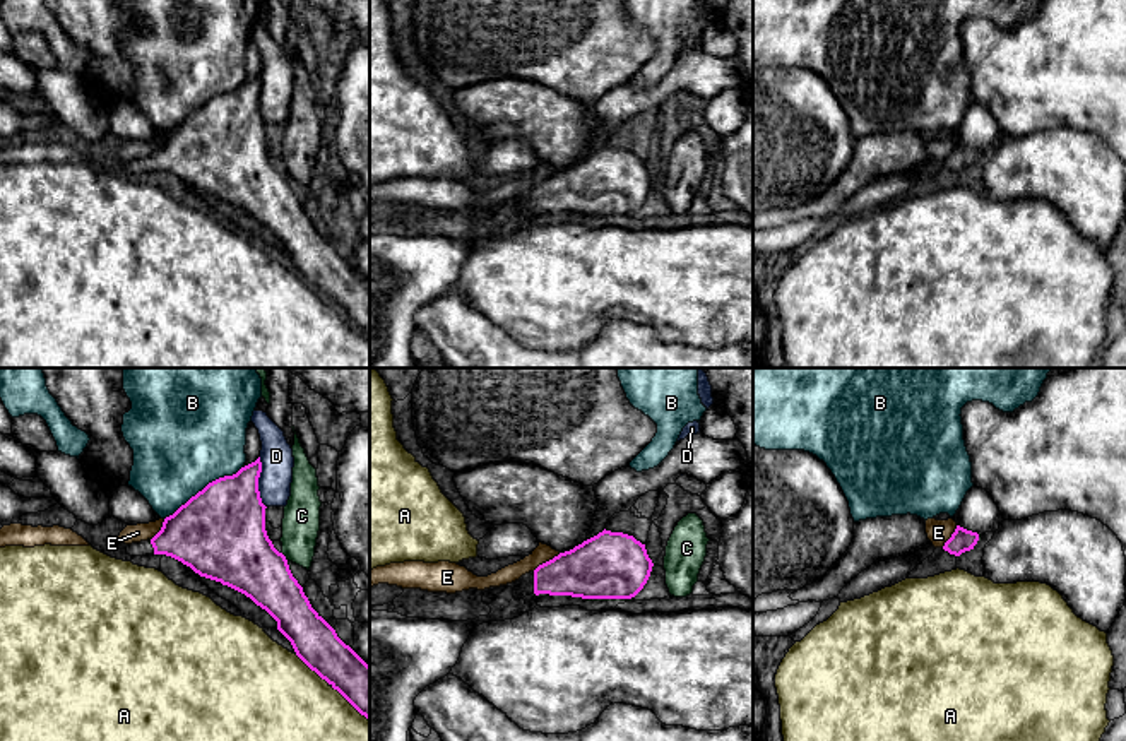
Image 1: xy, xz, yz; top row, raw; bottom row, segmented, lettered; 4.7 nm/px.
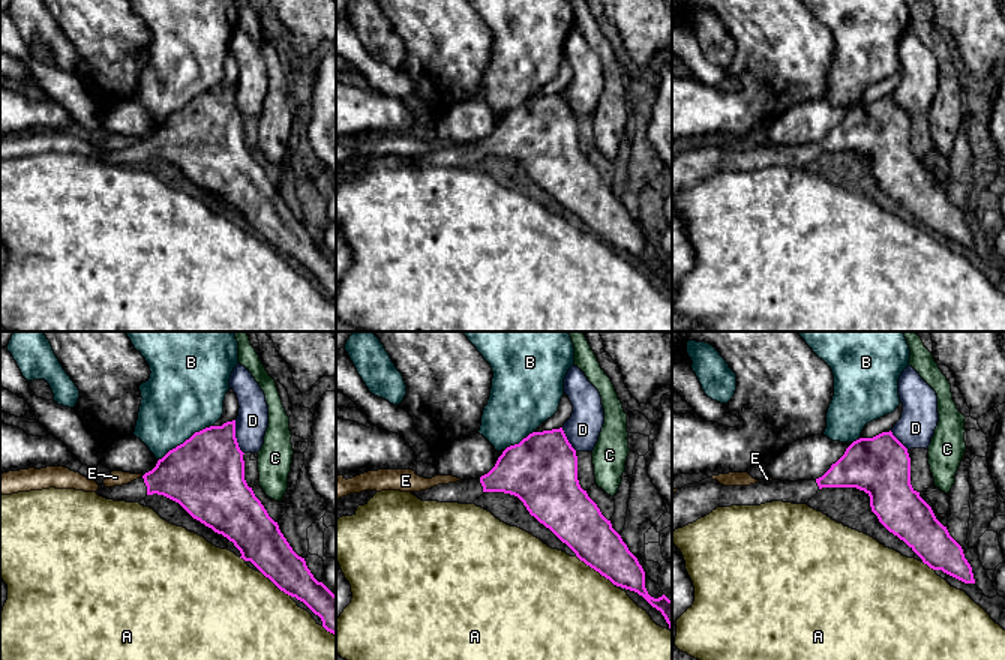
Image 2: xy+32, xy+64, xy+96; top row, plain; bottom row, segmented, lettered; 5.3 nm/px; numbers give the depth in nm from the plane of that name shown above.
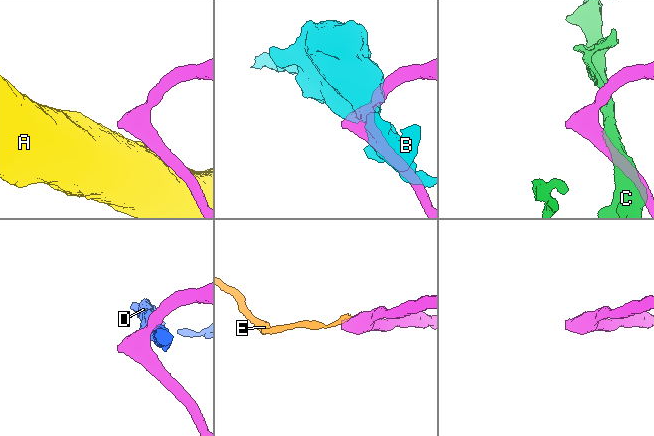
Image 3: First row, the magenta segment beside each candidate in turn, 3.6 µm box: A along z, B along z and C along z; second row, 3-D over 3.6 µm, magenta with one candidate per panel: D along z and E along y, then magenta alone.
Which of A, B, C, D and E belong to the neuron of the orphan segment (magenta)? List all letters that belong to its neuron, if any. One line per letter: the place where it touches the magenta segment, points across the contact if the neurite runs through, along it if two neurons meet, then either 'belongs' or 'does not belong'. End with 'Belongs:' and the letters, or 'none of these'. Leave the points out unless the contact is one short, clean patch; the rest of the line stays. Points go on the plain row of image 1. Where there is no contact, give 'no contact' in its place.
A: meets magenta in xy at (312, 286); does not belong
B: meets magenta in xy at (206, 103); does not belong
C: meets magenta in xy at (284, 173); does not belong
D: meets magenta in xy at (257, 100); does not belong
E: meets magenta in xz at (546, 178); border along xz (560, 170), (533, 187); does not belong
Belongs: none of these

